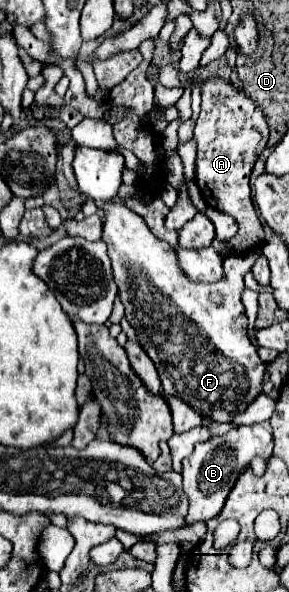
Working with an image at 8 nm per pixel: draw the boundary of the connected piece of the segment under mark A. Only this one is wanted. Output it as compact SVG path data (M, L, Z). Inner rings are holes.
M213 76L199 84L201 88L201 112L195 124L195 140L197 140L197 176L195 182L203 194L203 200L225 214L231 214L239 222L239 232L229 242L222 243L218 239L212 246L225 259L232 254L243 256L251 252L255 246L265 242L263 224L253 208L249 176L255 166L259 154L267 146L269 126L263 110L241 90L237 90L231 82Z

